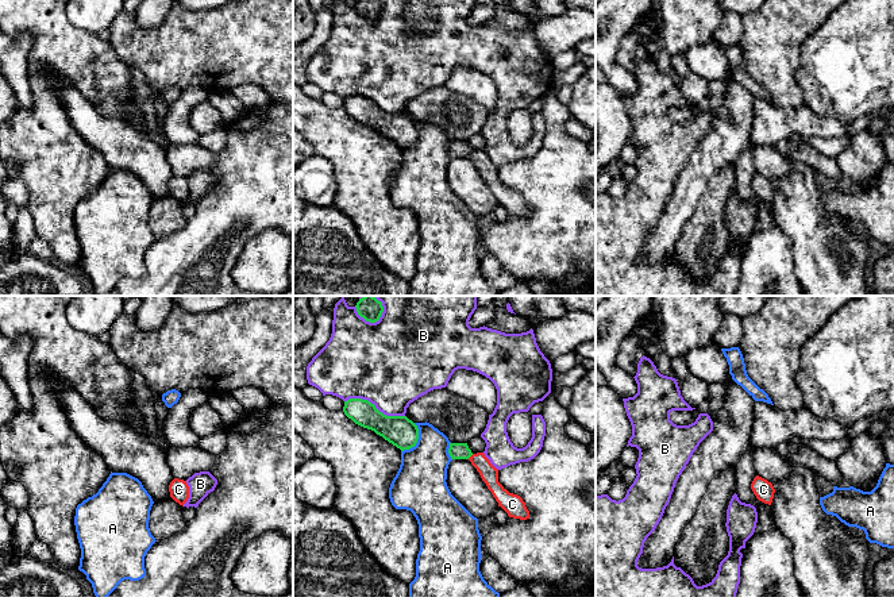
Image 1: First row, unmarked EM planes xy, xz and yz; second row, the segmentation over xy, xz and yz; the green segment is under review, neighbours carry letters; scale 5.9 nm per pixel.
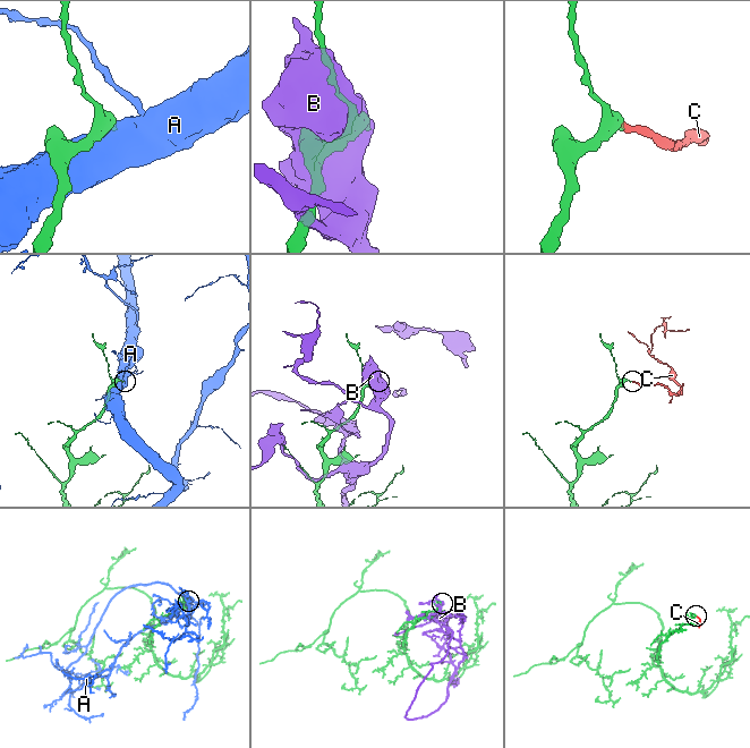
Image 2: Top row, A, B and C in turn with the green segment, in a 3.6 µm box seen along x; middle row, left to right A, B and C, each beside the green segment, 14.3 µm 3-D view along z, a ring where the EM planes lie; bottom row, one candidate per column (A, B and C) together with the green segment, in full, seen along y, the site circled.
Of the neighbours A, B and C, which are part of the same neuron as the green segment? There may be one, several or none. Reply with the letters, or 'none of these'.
C

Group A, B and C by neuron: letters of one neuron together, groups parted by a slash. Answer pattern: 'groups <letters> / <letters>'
groups A / B / C

